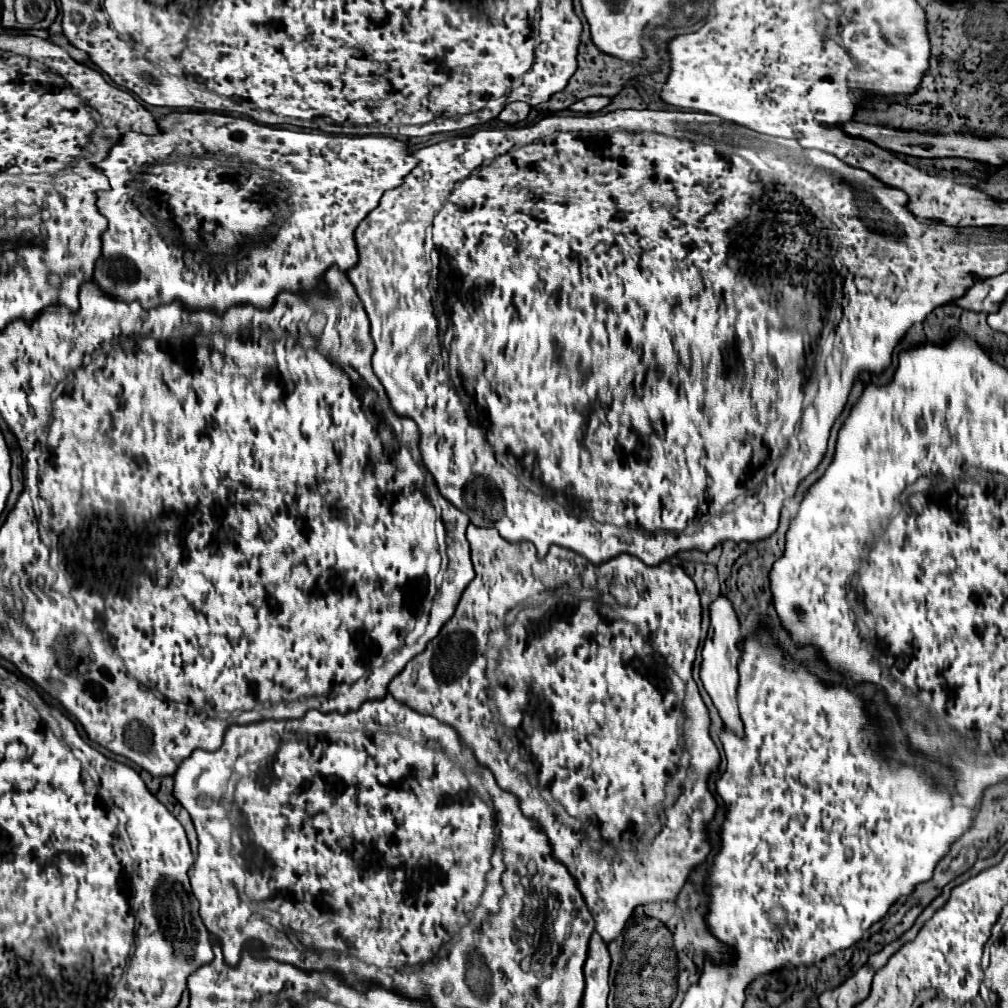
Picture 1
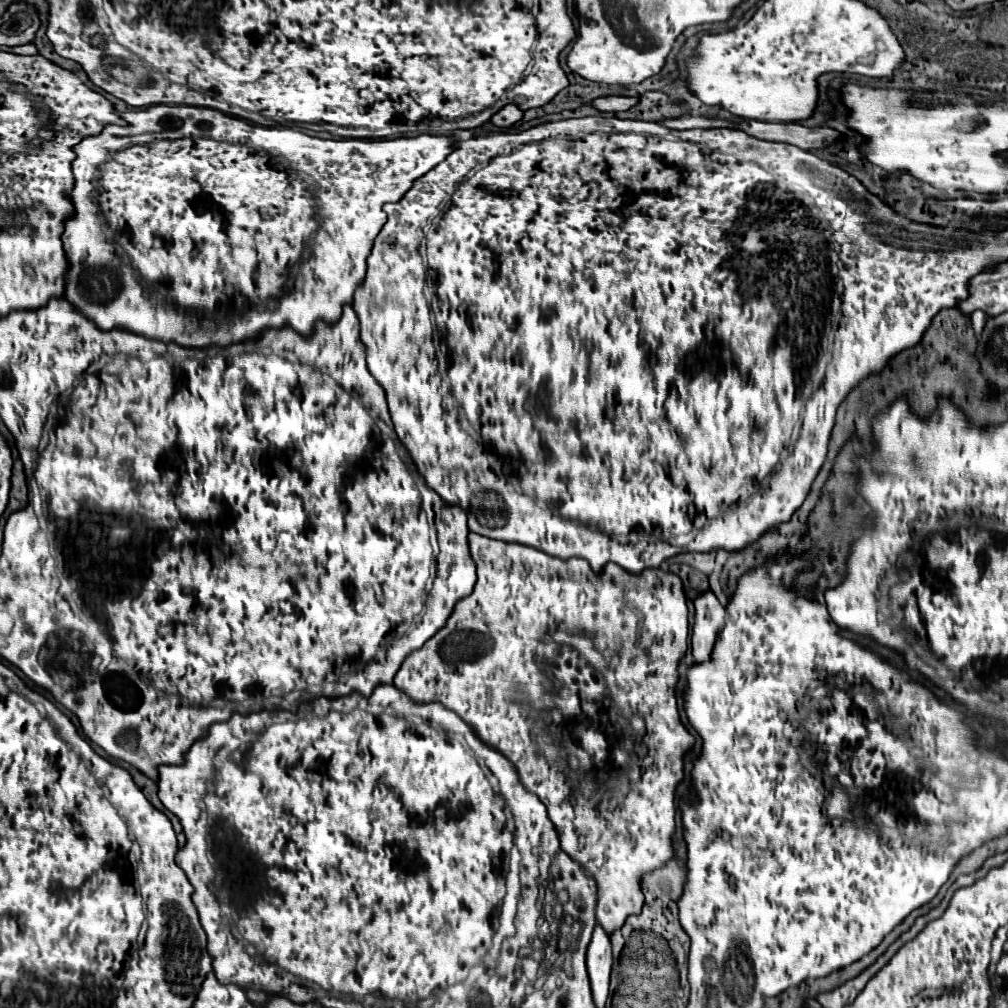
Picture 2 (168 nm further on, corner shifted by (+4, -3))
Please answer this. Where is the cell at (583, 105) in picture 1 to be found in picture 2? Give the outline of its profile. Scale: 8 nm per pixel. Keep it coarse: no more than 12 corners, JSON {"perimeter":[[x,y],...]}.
{"perimeter":[[601,96],[591,102],[599,112],[621,112],[637,104],[637,98]]}

